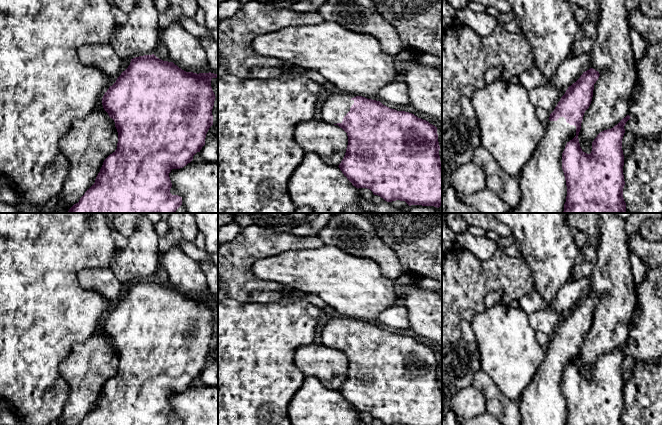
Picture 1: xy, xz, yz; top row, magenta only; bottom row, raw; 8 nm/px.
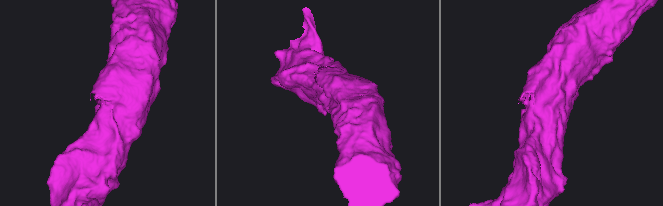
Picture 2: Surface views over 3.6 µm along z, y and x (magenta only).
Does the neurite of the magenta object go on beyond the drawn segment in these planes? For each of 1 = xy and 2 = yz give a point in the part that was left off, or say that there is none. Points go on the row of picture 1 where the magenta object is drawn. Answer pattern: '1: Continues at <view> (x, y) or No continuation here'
1: No continuation here
2: Continues at yz (543, 187)

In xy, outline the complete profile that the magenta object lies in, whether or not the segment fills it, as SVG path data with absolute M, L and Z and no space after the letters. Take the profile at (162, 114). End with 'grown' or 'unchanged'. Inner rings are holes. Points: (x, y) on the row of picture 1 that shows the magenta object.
M154 54L131 59L128 68L121 73L116 82L109 87L102 98L103 108L109 117L114 120L118 132L117 149L104 160L95 183L85 192L79 202L74 204L66 213L175 213L182 205L182 197L170 193L172 183L169 173L172 169L180 169L190 163L193 160L193 156L197 152L200 152L205 145L206 134L213 125L212 109L216 98L211 87L211 80L213 78L217 78L217 74L211 72L199 74L186 72L173 62L163 61Z; unchanged

